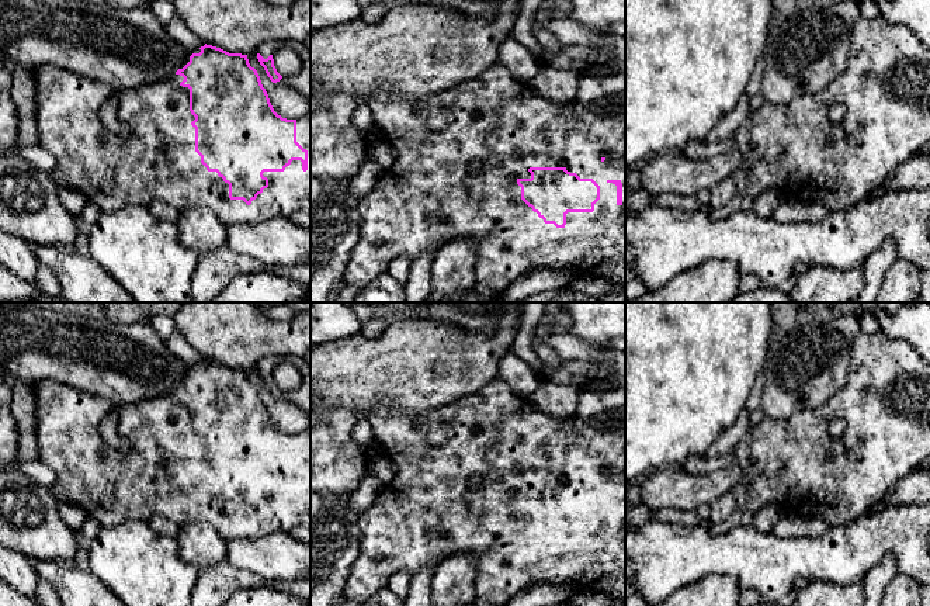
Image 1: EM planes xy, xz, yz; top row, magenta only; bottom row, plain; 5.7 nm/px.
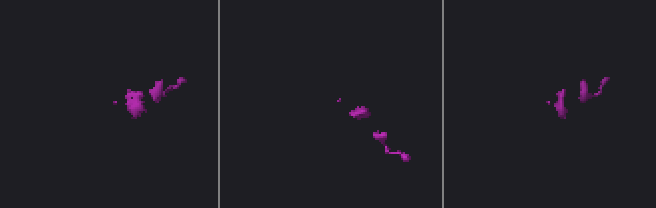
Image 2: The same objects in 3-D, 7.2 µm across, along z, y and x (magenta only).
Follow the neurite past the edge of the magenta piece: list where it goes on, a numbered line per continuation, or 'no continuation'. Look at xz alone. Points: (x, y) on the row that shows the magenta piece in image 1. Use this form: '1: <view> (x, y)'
1: xz (427, 197)

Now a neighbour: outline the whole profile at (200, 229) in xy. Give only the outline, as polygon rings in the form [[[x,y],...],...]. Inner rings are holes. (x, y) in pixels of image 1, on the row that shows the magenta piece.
[[[183,209],[176,225],[180,242],[198,256],[209,254],[226,246],[228,228],[211,209]]]

